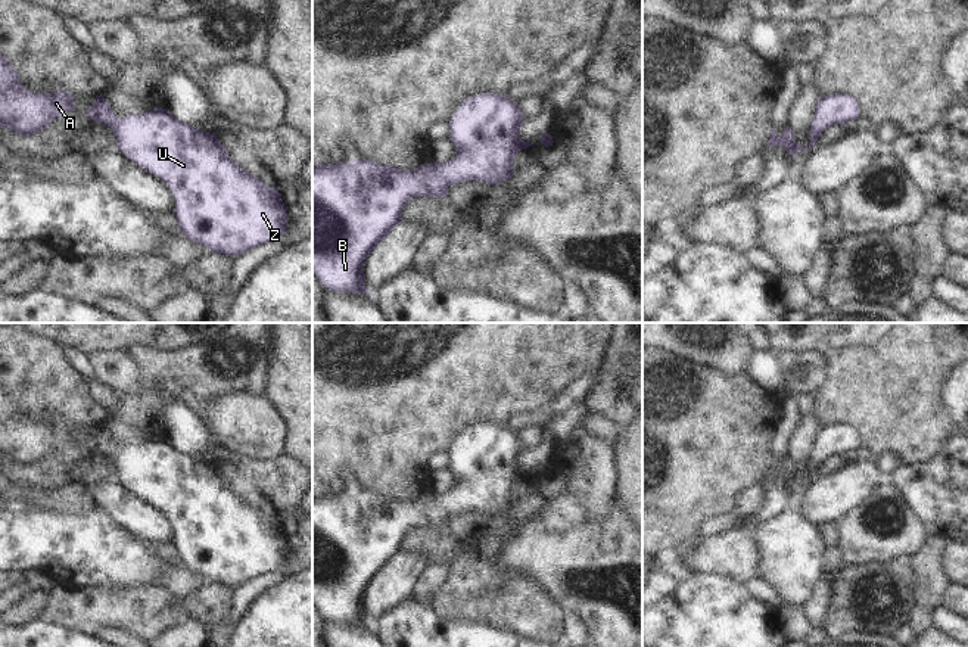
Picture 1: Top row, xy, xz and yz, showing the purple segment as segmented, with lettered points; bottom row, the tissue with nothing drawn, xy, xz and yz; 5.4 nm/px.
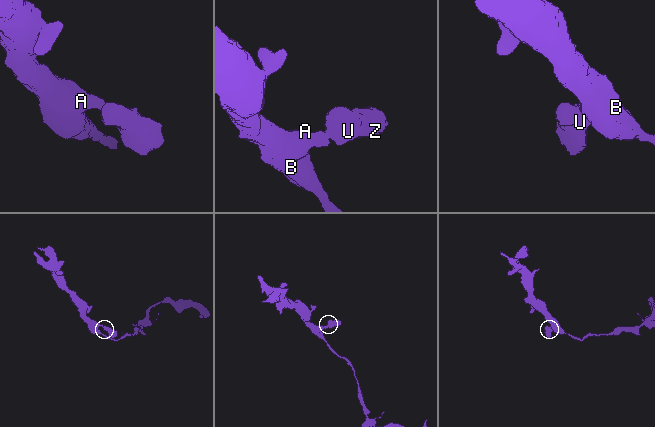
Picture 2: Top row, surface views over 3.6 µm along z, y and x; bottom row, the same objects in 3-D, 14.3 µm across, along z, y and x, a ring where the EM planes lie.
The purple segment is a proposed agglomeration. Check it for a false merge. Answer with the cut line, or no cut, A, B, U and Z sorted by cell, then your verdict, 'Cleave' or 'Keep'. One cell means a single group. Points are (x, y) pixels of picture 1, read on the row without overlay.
No split. Groups: A B U Z. Keep.

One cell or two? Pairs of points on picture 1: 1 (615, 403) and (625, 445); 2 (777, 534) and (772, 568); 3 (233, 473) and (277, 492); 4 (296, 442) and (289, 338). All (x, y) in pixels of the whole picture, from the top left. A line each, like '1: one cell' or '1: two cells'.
1: two cells
2: one cell
3: one cell
4: one cell

